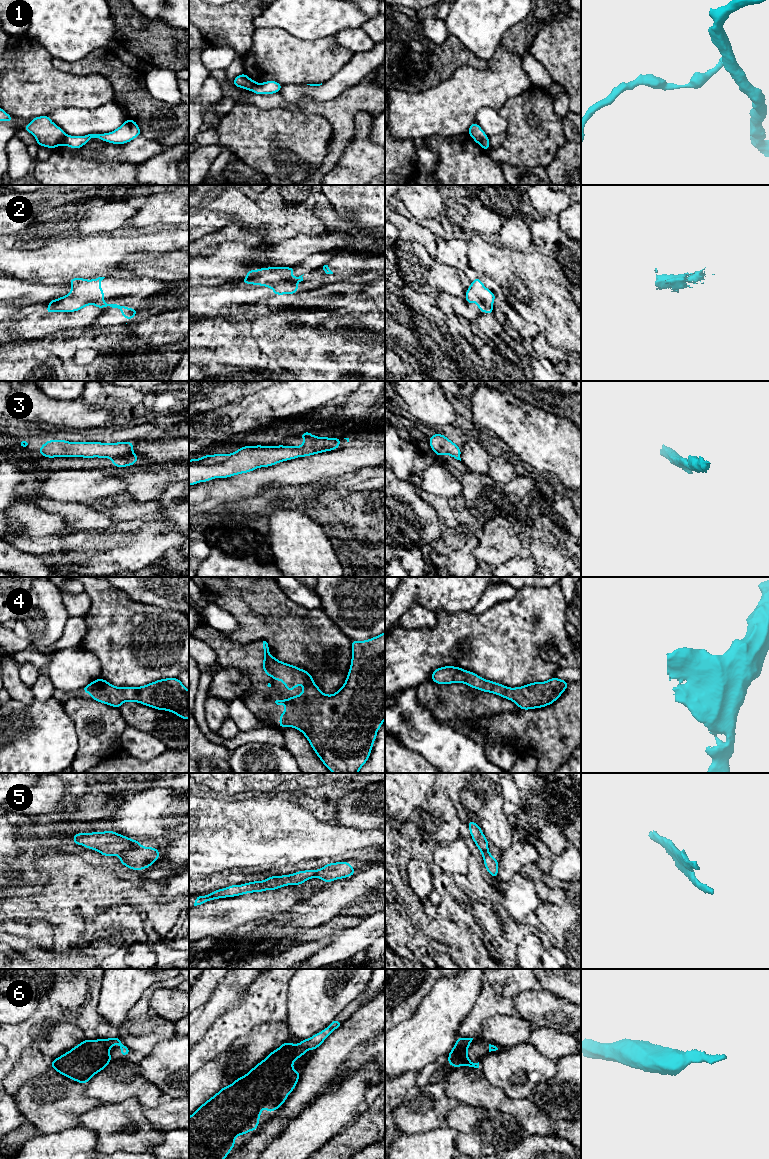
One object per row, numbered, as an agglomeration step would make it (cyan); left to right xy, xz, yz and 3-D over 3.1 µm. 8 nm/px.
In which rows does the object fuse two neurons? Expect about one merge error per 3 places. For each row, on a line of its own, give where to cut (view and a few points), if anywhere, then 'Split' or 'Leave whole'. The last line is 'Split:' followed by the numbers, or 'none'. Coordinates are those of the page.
1: Split along xy (66, 135), (57, 145). Split
2: Split along yz (477, 303), (481, 302), (491, 308). Split
3: No split. Leave whole
4: No split. Leave whole
5: Split along xy (139, 843), (118, 854). Split
6: No split. Leave whole
Split: 1, 2, 5

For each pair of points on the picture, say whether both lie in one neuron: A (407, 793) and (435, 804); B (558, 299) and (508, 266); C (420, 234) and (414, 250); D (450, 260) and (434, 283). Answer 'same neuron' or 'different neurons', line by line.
A: different neurons
B: same neuron
C: different neurons
D: different neurons

